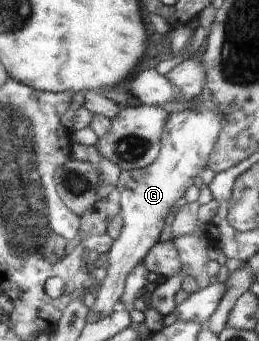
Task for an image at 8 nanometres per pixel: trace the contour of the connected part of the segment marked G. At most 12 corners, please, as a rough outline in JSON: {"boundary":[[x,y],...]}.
{"boundary":[[223,110],[169,114],[158,159],[119,173],[123,227],[90,290],[107,318],[208,165]]}

